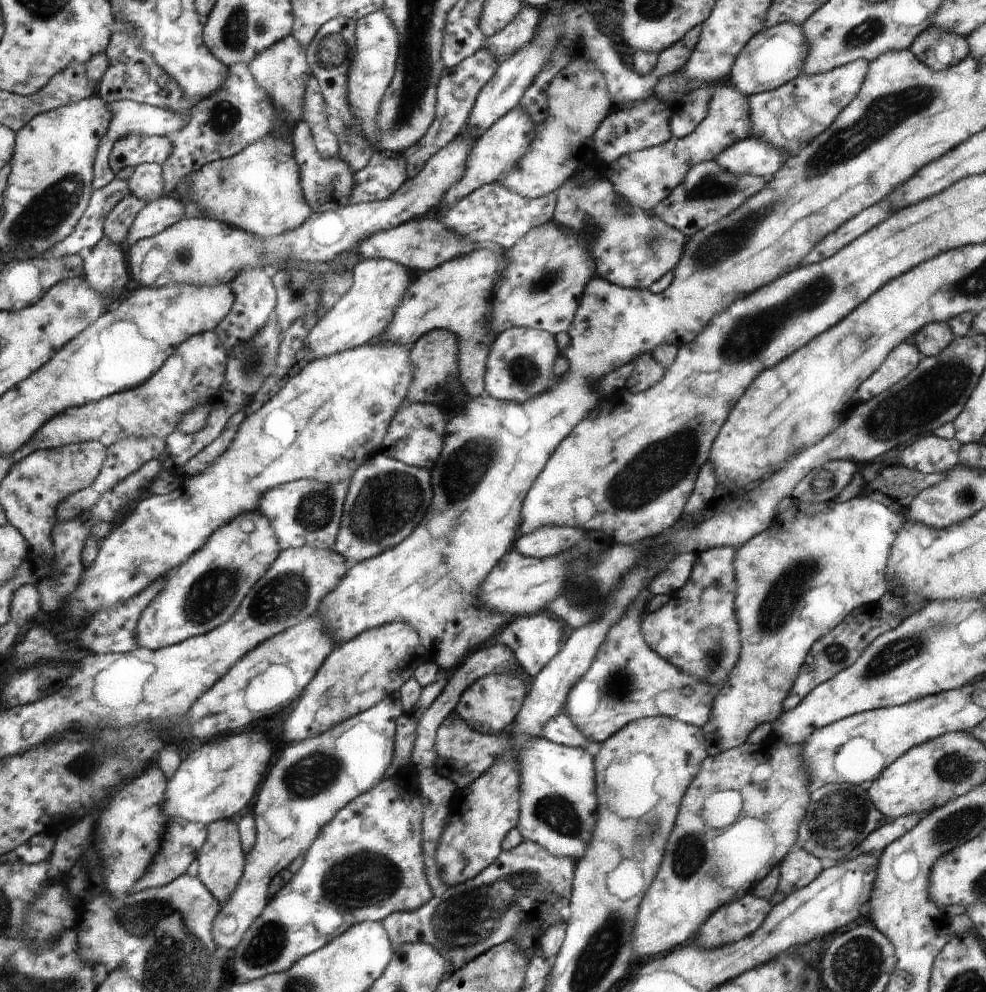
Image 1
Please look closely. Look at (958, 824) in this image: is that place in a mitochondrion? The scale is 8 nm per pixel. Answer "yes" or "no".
yes

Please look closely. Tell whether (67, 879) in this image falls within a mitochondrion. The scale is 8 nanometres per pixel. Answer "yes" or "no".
no

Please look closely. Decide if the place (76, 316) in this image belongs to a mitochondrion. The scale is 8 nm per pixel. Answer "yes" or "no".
yes

